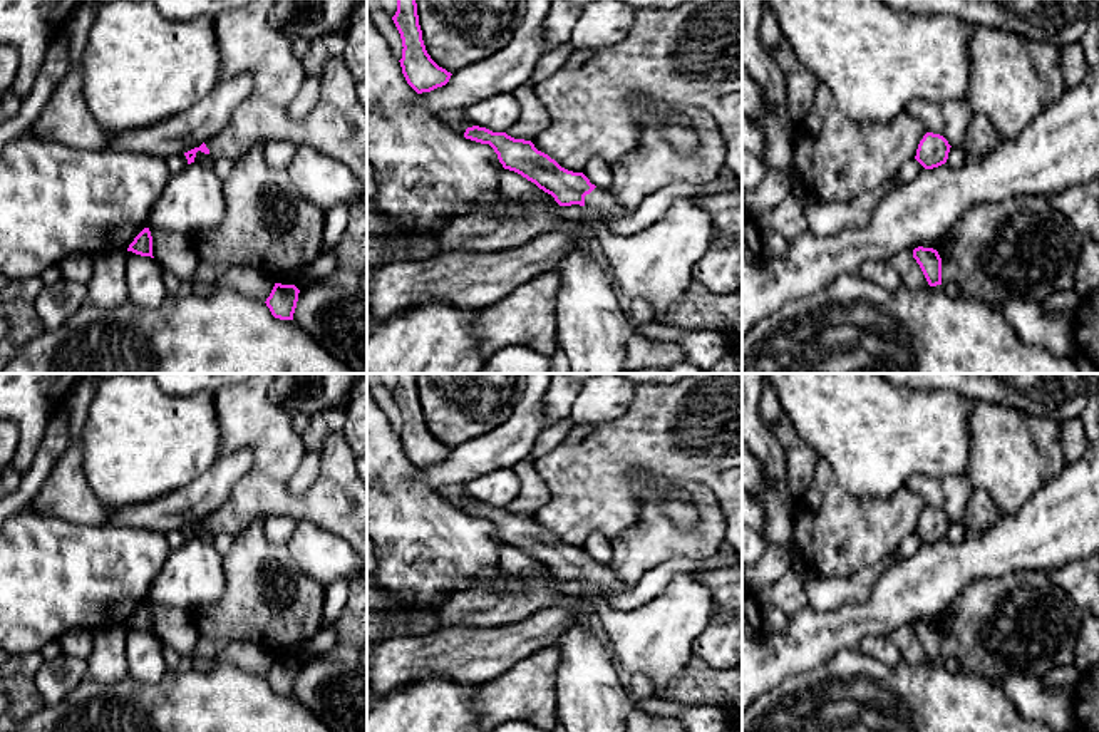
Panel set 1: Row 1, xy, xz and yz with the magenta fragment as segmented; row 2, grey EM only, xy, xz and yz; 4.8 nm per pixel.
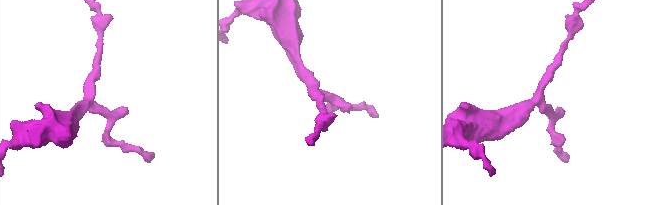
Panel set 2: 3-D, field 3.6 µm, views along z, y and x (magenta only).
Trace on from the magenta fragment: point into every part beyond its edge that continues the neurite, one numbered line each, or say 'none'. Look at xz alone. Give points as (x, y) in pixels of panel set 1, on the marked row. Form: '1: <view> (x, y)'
1: xz (466, 280)

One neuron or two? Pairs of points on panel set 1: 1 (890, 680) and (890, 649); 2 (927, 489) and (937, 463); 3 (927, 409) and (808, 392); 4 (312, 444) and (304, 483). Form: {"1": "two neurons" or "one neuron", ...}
{"1": "two neurons", "2": "two neurons", "3": "one neuron", "4": "one neuron"}

